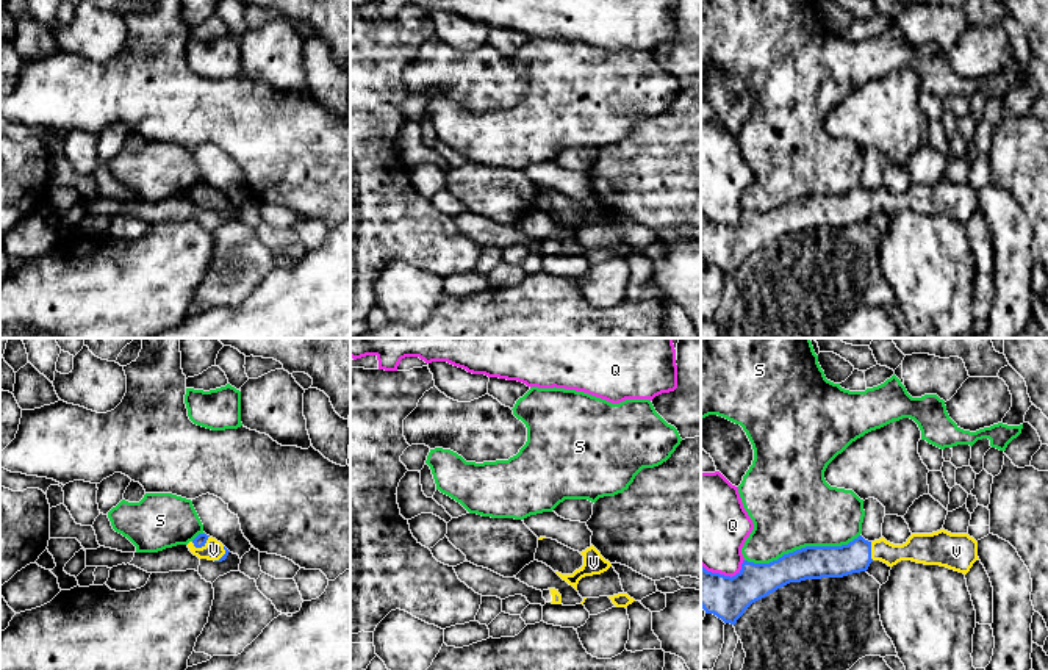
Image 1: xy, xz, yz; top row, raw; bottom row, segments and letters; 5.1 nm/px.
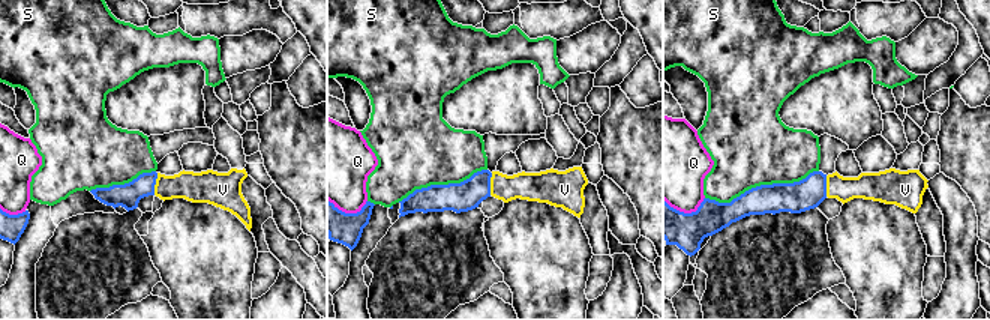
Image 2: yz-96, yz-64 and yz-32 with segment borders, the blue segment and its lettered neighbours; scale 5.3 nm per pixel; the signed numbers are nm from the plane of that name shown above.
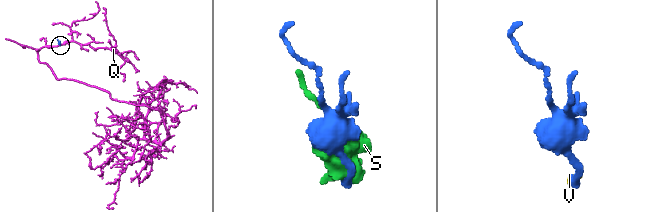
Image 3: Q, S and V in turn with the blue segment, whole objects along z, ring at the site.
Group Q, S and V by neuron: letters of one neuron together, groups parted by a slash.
Q / S / V

